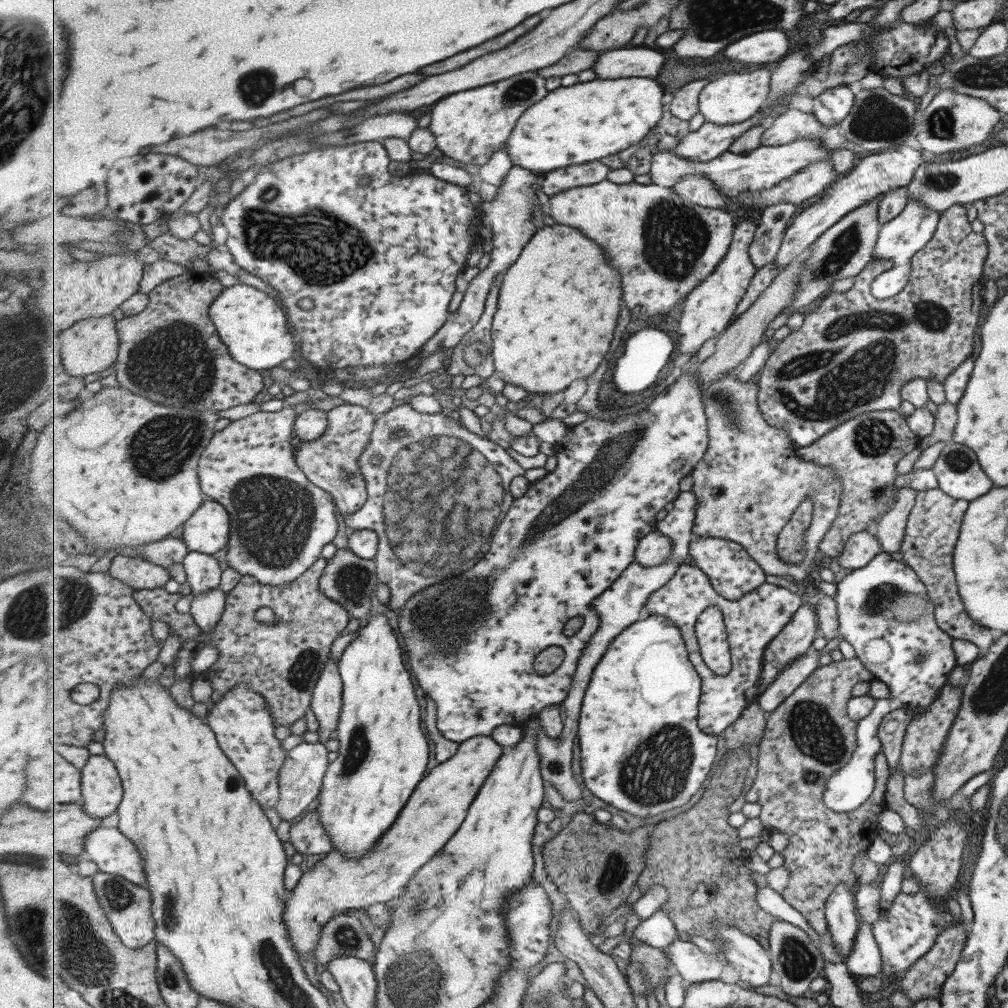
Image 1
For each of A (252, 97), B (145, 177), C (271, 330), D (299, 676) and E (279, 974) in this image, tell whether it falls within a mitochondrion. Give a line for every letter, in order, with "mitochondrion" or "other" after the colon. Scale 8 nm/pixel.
A: mitochondrion
B: other
C: other
D: mitochondrion
E: mitochondrion

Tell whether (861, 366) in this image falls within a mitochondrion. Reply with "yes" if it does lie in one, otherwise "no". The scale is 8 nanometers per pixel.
yes

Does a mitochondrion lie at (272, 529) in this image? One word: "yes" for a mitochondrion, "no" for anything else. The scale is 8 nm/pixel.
yes

